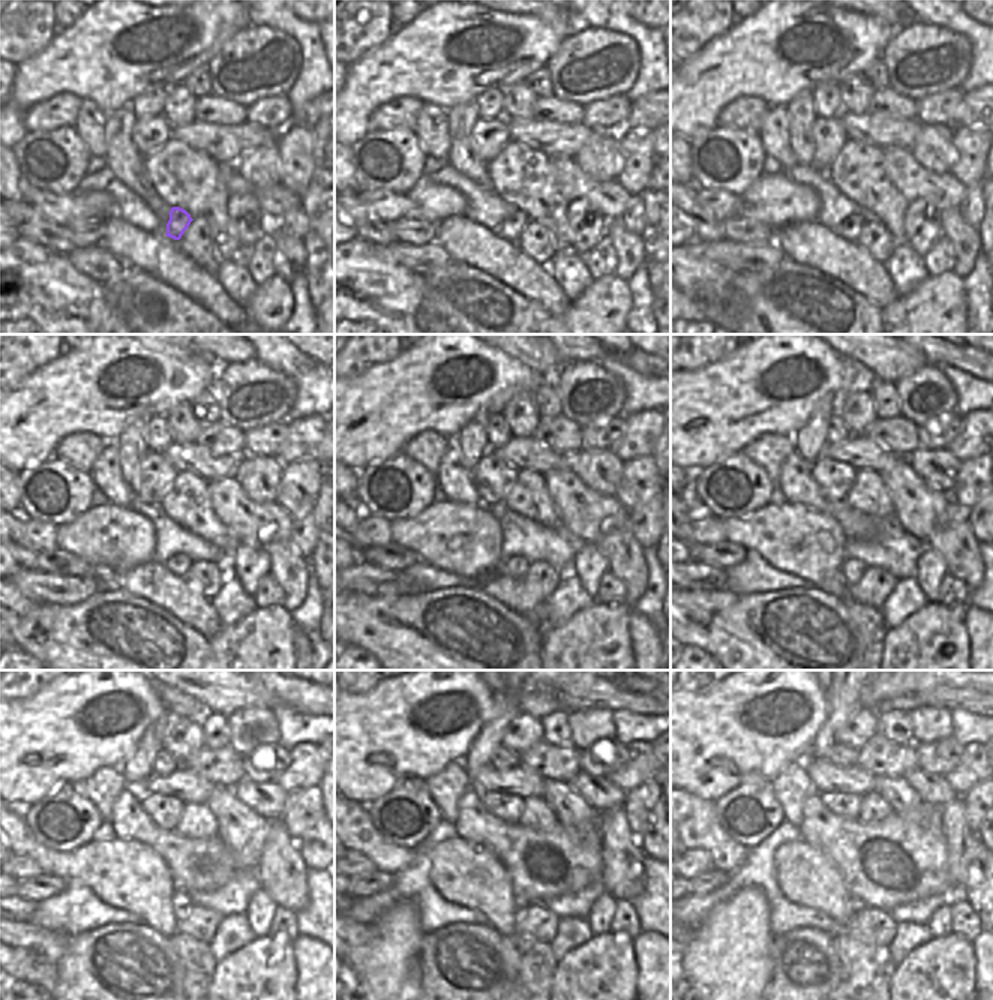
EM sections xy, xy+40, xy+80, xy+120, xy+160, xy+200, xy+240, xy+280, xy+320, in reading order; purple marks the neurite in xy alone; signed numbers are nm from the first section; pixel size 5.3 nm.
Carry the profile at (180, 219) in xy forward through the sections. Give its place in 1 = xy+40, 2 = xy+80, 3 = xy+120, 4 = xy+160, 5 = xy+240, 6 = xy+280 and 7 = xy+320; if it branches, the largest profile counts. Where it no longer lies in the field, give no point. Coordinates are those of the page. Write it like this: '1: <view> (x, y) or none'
1: xy+40 (515, 222)
2: xy+80 (849, 228)
3: xy+120 (179, 564)
4: xy+160 (515, 567)
5: xy+240 (182, 903)
6: xy+280 (519, 901)
7: xy+320 (854, 906)

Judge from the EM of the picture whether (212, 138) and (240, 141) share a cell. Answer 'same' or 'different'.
same

